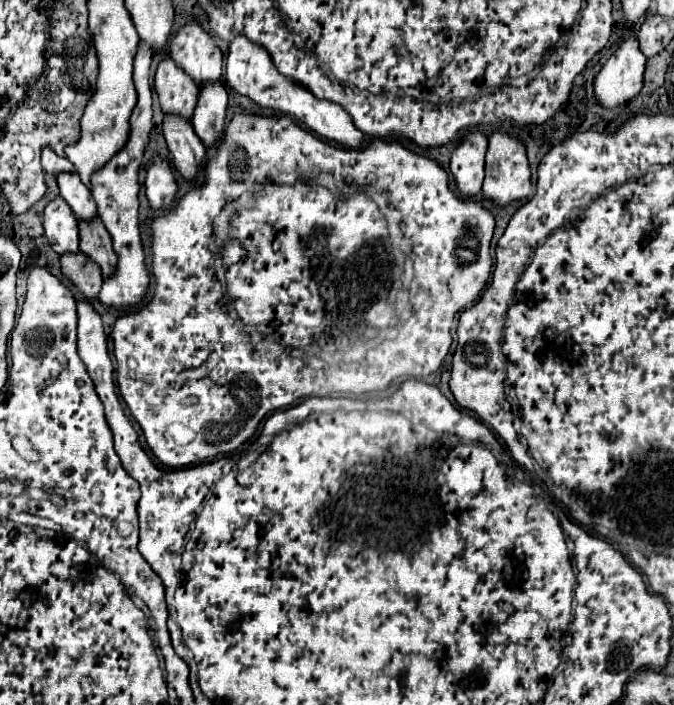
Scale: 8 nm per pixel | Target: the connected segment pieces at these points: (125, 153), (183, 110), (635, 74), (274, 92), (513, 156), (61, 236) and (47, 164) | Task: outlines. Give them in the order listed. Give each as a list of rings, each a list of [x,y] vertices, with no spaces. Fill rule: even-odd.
[[[139,43],[137,55],[135,55],[135,71],[133,71],[133,81],[135,89],[139,95],[139,101],[133,109],[131,115],[131,131],[129,131],[129,141],[125,143],[125,149],[121,149],[105,167],[101,167],[97,173],[91,177],[91,195],[97,203],[97,215],[107,227],[113,249],[117,253],[117,269],[109,279],[103,281],[103,287],[99,291],[99,301],[107,307],[127,307],[135,305],[143,299],[147,287],[149,287],[149,273],[145,269],[145,255],[141,247],[141,235],[139,235],[139,221],[137,221],[137,209],[139,209],[139,165],[143,161],[143,149],[149,141],[149,131],[153,127],[151,123],[151,87],[149,87],[149,65],[151,65],[153,53],[145,49],[145,45]]]
[[[165,57],[155,73],[155,89],[163,107],[163,113],[175,113],[181,117],[191,119],[199,89],[177,69],[171,57]]]
[[[631,25],[621,27],[621,45],[609,57],[595,79],[595,95],[601,105],[617,107],[635,97],[643,87],[643,71],[647,57],[639,49],[637,35]]]
[[[237,35],[229,43],[225,75],[227,75],[227,83],[233,91],[253,99],[261,107],[269,107],[273,111],[297,117],[301,123],[305,123],[317,135],[321,135],[329,141],[333,139],[343,147],[359,147],[361,145],[363,133],[353,125],[353,119],[349,117],[349,113],[345,109],[341,109],[341,105],[325,101],[325,99],[317,99],[315,95],[311,95],[311,91],[307,87],[301,87],[301,85],[297,85],[297,81],[291,81],[289,77],[281,75],[275,69],[269,51],[265,51],[265,47],[249,41],[245,35]]]
[[[493,131],[489,137],[489,151],[485,163],[483,193],[497,205],[509,205],[511,201],[527,201],[531,197],[531,167],[525,151],[525,143],[507,133]]]
[[[55,197],[53,201],[47,203],[45,207],[45,235],[51,243],[51,247],[63,255],[63,253],[77,253],[79,251],[79,225],[65,203],[63,197]]]
[[[45,147],[41,151],[41,167],[43,167],[43,171],[47,171],[51,175],[57,175],[57,173],[63,173],[63,171],[67,171],[67,173],[73,173],[75,171],[73,169],[73,163],[69,163],[67,157],[59,157],[49,147]]]

